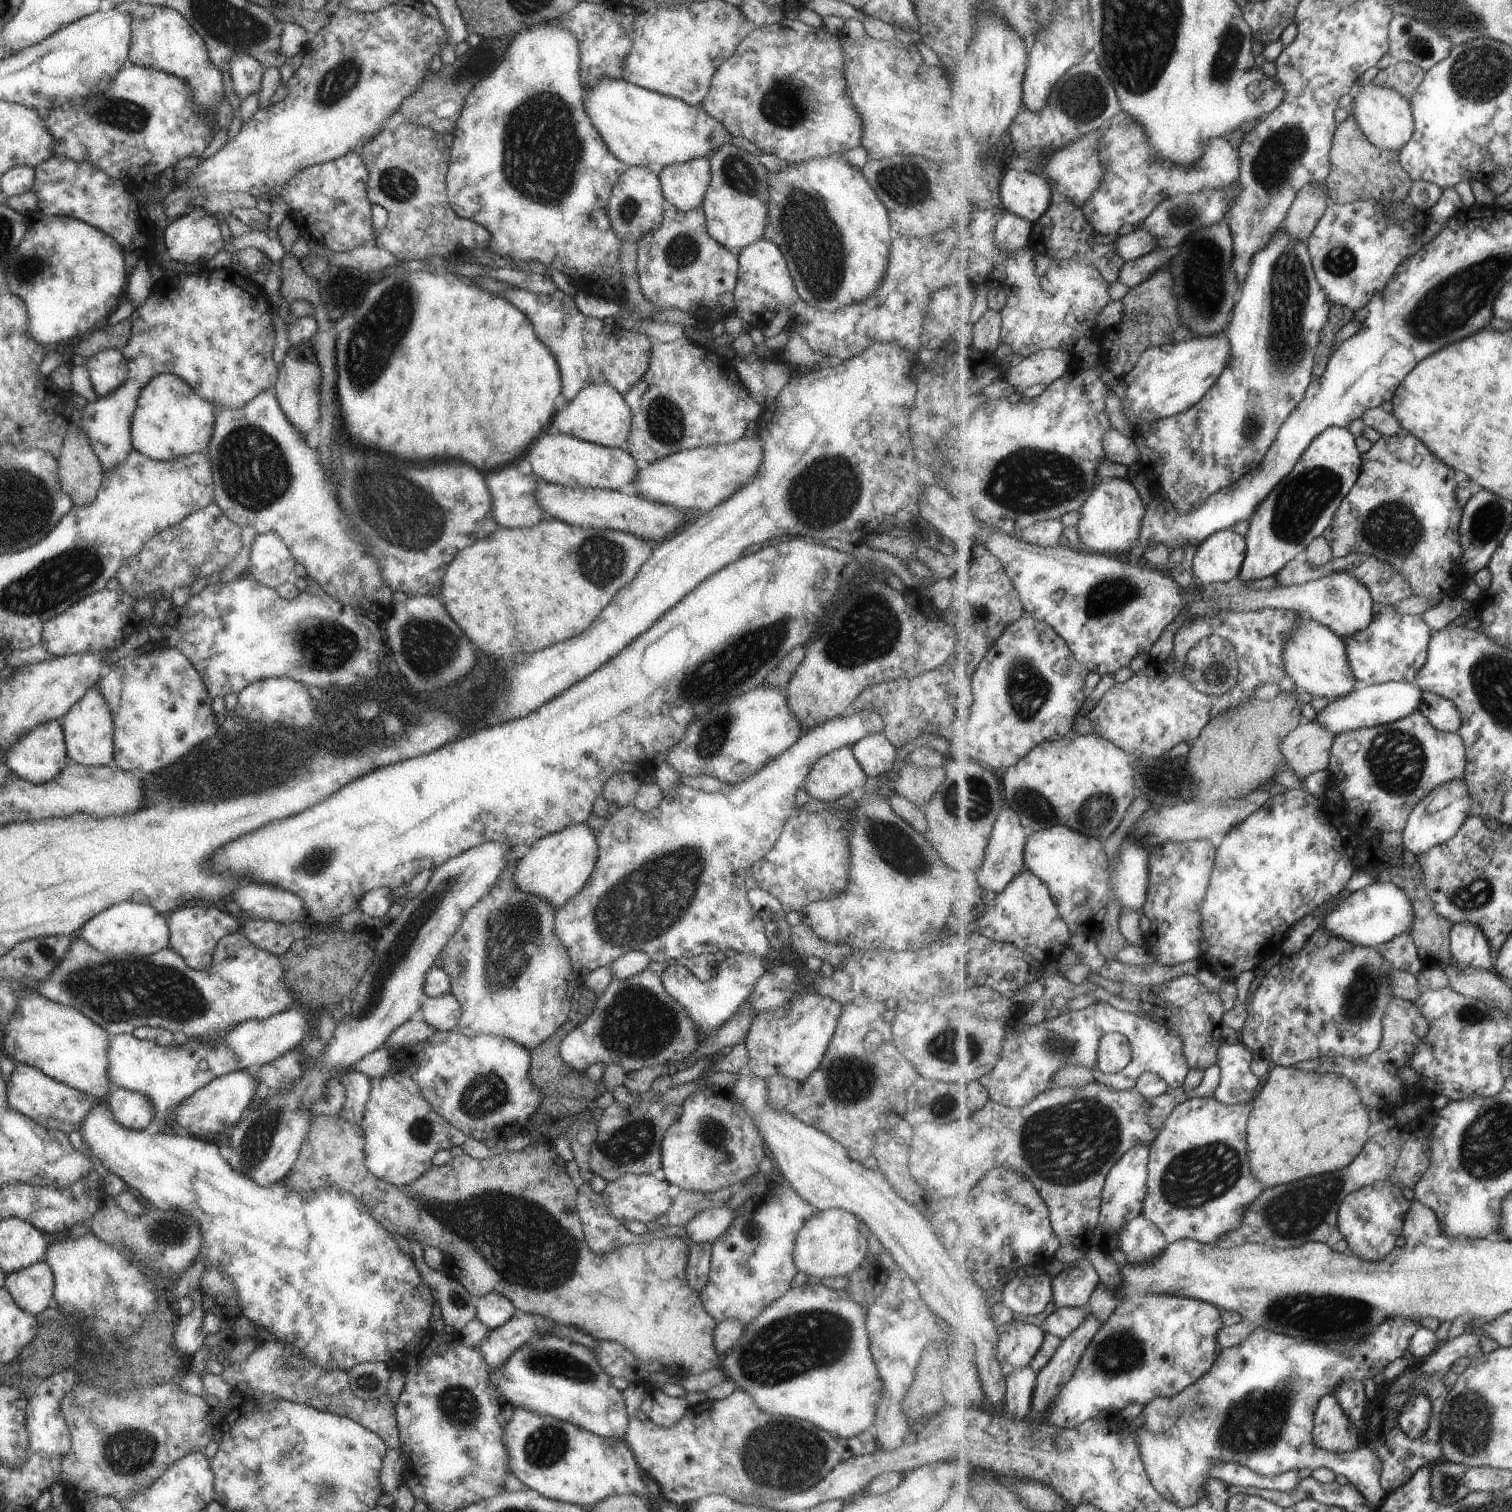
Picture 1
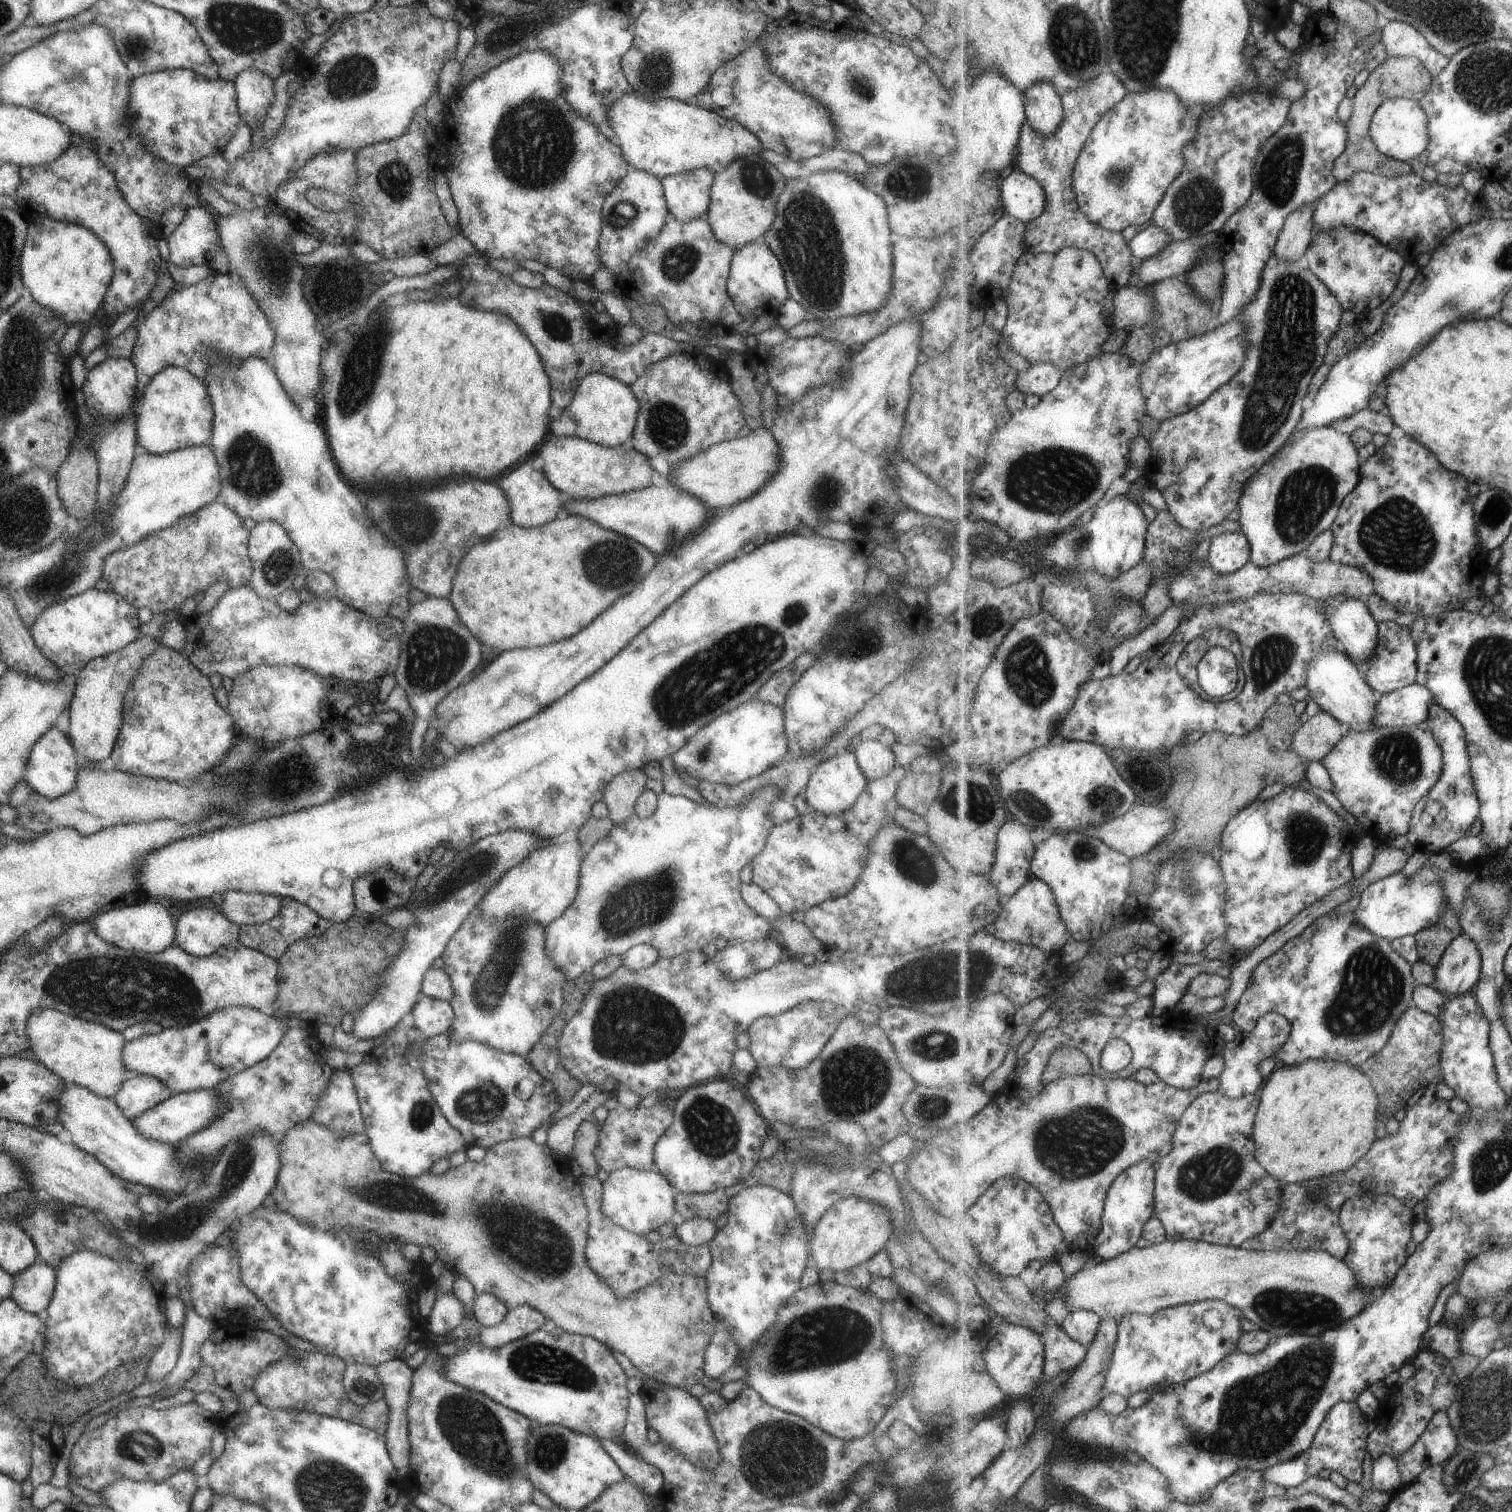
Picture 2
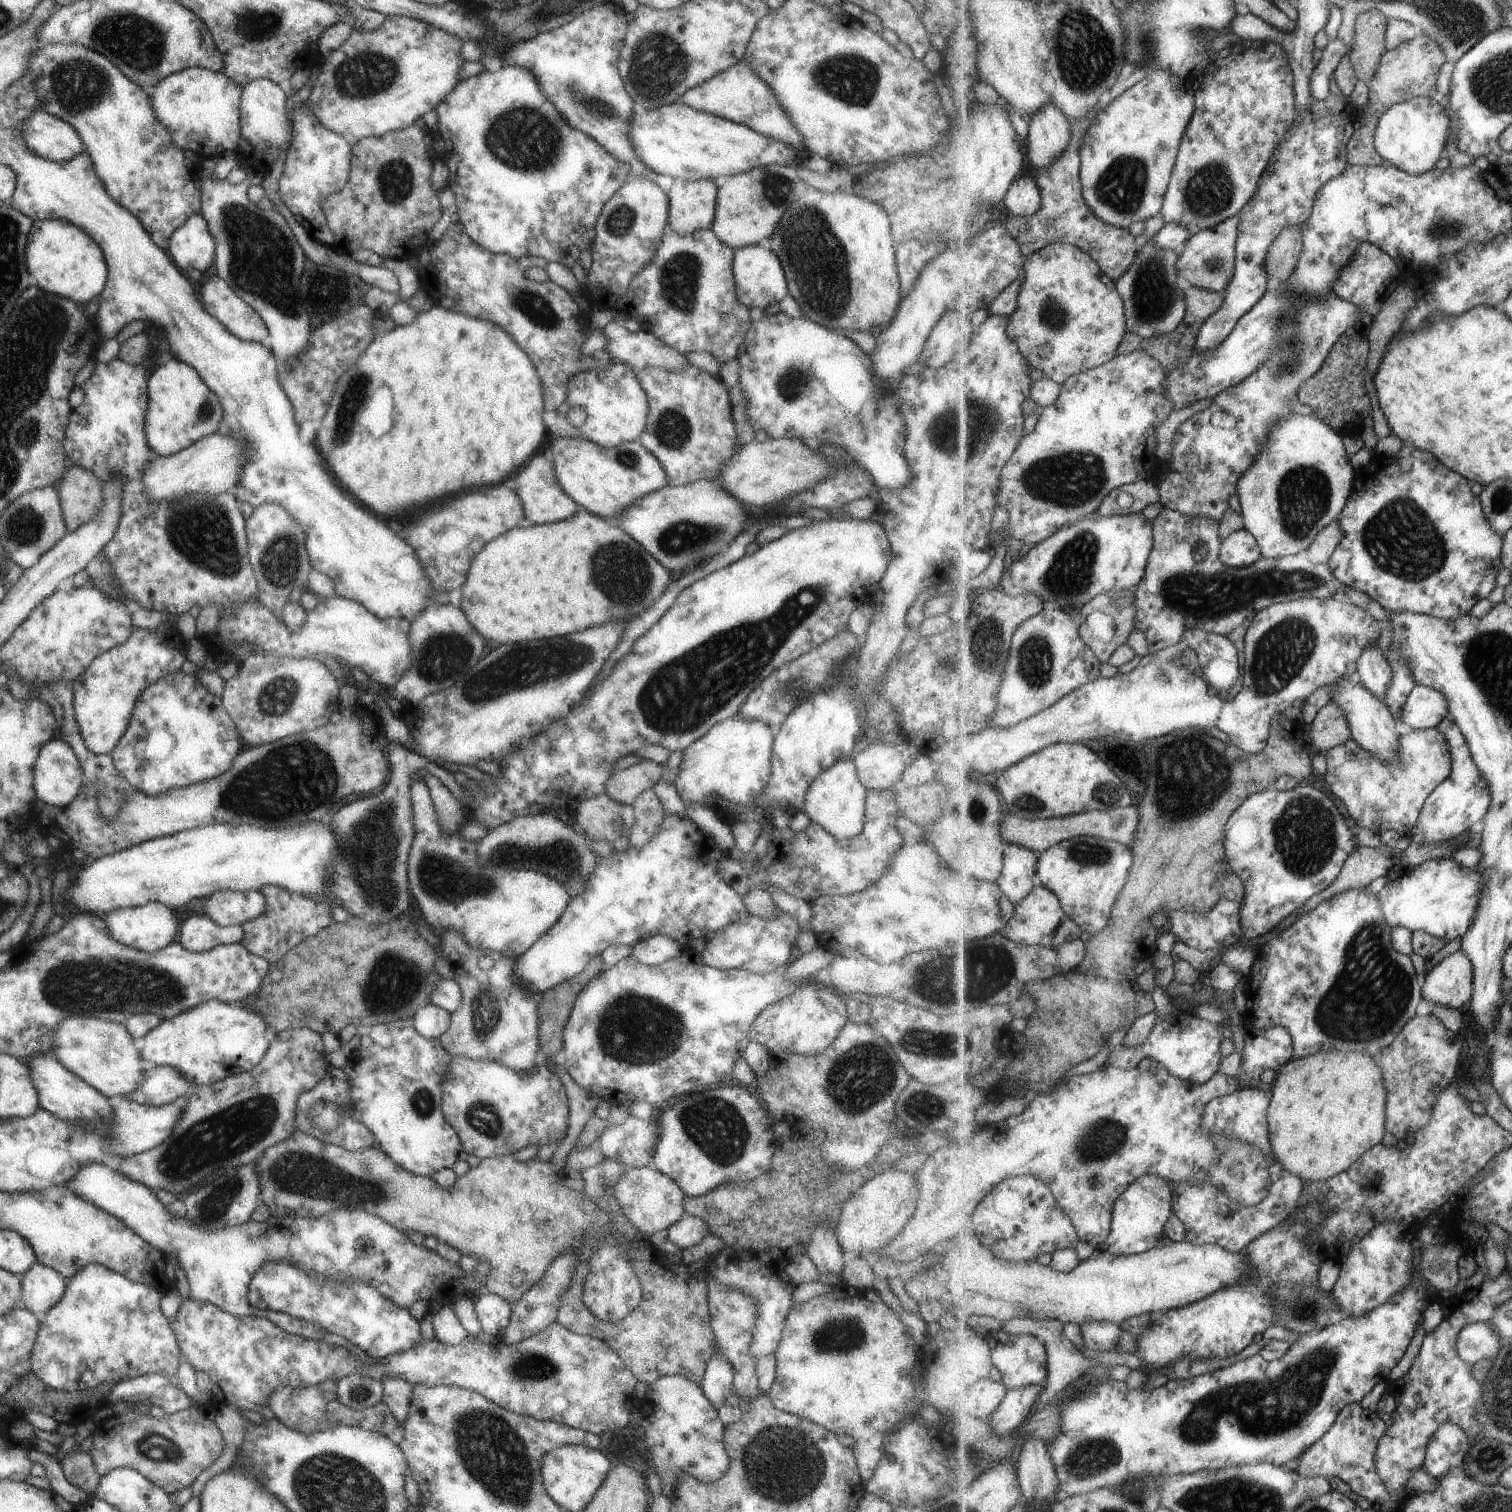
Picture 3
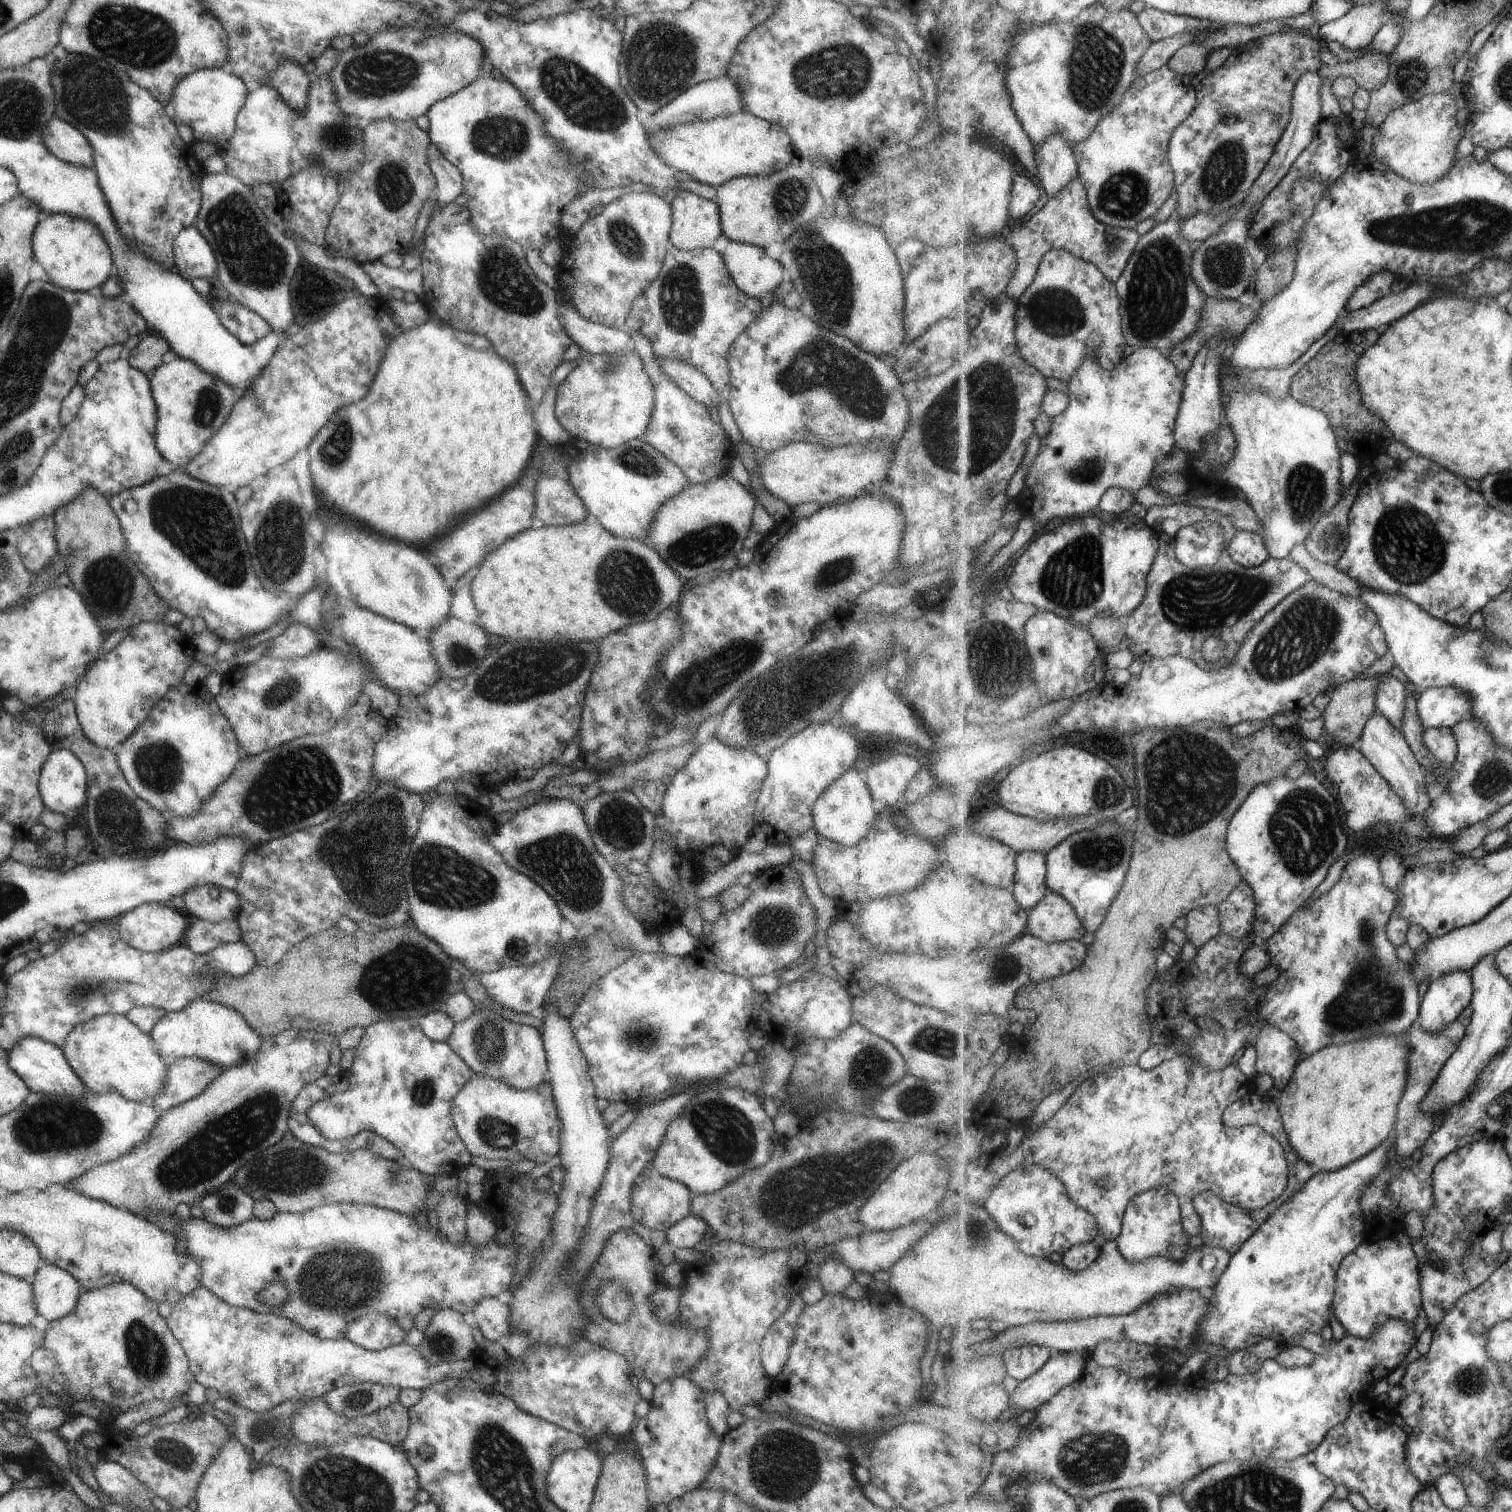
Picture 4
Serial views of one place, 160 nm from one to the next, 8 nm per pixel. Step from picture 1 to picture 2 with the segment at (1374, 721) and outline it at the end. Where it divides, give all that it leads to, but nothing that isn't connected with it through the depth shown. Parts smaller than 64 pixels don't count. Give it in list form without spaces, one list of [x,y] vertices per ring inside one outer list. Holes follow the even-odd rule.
[[[1415,682],[1380,696],[1374,723],[1377,727],[1417,726],[1426,722],[1435,703],[1435,695],[1431,689]]]

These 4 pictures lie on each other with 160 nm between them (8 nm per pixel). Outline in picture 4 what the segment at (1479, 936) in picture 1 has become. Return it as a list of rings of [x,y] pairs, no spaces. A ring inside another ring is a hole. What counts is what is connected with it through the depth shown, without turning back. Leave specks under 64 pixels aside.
[[[1447,972],[1430,982],[1420,1008],[1420,1025],[1431,1034],[1443,1032],[1470,1007],[1473,996],[1474,982],[1469,972]]]

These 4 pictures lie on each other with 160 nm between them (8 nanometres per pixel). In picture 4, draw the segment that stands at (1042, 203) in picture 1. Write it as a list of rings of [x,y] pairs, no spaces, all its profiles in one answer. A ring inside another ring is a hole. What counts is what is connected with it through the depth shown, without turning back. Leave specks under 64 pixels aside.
[[[1020,171],[1015,174],[1013,196],[1010,203],[1010,216],[1015,220],[1025,218],[1033,208],[1037,208],[1037,202],[1041,200],[1041,188]]]

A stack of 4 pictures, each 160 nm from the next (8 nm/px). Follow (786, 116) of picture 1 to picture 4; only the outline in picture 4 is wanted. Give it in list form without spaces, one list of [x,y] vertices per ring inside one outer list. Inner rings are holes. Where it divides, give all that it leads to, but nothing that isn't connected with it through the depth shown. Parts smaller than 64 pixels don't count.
[[[726,75],[715,79],[708,79],[707,81],[699,82],[690,88],[687,88],[683,93],[680,93],[674,100],[659,108],[655,113],[651,114],[649,122],[643,124],[644,138],[649,138],[651,132],[655,132],[657,128],[664,128],[667,126],[675,126],[679,122],[690,122],[690,120],[706,120],[717,118],[721,116],[729,116],[731,114],[739,114],[745,112],[741,100],[739,100],[739,88],[735,86],[735,82]]]

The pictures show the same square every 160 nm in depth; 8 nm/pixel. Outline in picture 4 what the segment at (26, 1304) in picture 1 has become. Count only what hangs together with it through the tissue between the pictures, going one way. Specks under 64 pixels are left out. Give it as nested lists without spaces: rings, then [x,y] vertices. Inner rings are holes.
[[[52,1265],[37,1268],[26,1280],[31,1288],[33,1308],[37,1316],[48,1322],[71,1312],[81,1289],[71,1276]]]

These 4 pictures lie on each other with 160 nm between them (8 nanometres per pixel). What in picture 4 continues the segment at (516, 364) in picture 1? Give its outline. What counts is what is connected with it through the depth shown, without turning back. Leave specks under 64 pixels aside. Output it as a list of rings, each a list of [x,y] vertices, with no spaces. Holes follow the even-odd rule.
[[[430,319],[421,322],[419,326],[399,330],[389,340],[389,344],[383,348],[377,372],[371,380],[369,392],[357,402],[357,404],[345,404],[331,416],[330,420],[313,436],[313,439],[304,452],[307,454],[310,484],[315,494],[321,498],[323,504],[339,510],[345,516],[357,518],[359,522],[367,524],[369,528],[380,531],[384,536],[391,536],[391,539],[415,545],[417,548],[425,546],[425,540],[433,536],[441,535],[451,524],[455,516],[466,514],[473,508],[478,508],[485,503],[485,500],[494,499],[505,488],[511,487],[520,477],[523,470],[529,464],[532,456],[533,444],[537,436],[533,424],[533,407],[523,386],[517,380],[514,364],[499,358],[491,346],[491,340],[487,336],[475,334],[475,332],[458,330],[449,324],[440,322],[438,319]]]

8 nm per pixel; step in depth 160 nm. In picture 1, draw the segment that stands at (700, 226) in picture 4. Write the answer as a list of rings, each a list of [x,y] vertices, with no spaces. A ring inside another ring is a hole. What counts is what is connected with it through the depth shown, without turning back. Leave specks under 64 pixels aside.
[[[705,157],[673,163],[657,176],[664,200],[678,211],[690,211],[702,203],[710,179],[710,164]]]

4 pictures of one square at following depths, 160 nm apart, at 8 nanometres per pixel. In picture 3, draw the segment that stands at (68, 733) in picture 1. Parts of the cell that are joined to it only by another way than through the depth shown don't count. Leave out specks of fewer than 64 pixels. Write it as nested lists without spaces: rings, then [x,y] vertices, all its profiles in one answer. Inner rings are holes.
[[[135,626],[121,644],[96,656],[71,683],[72,711],[84,745],[92,753],[108,753],[131,718],[140,692],[161,677],[177,672],[187,659],[187,642],[173,626],[166,629]]]

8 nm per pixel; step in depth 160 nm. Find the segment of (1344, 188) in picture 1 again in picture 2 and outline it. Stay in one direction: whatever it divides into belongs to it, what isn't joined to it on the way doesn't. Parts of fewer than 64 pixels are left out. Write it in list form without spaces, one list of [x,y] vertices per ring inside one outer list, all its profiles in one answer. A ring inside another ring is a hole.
[[[1394,56],[1389,57],[1383,64],[1379,65],[1372,73],[1369,74],[1366,82],[1357,88],[1353,96],[1353,111],[1351,117],[1346,122],[1348,128],[1348,143],[1346,151],[1336,160],[1334,176],[1339,181],[1349,180],[1353,175],[1363,171],[1382,174],[1383,176],[1398,177],[1399,175],[1409,175],[1411,171],[1411,162],[1404,163],[1397,159],[1384,155],[1372,139],[1370,128],[1372,118],[1377,109],[1391,99],[1401,97],[1421,101],[1429,92],[1434,83],[1434,77],[1423,63],[1416,56]]]

